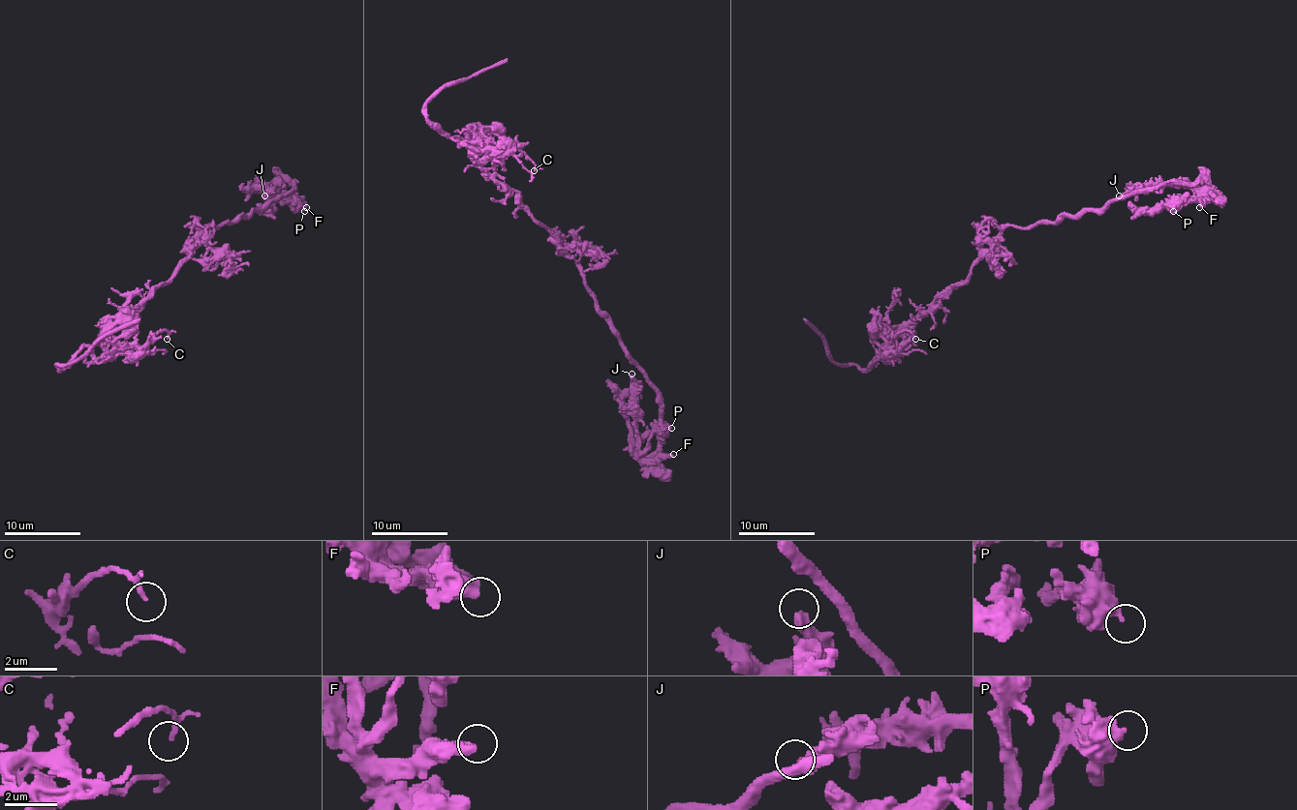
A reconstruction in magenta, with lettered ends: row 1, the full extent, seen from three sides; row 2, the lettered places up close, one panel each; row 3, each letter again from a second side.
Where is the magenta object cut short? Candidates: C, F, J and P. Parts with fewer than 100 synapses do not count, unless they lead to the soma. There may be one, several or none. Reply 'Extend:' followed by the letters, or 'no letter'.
Extend: no letter

